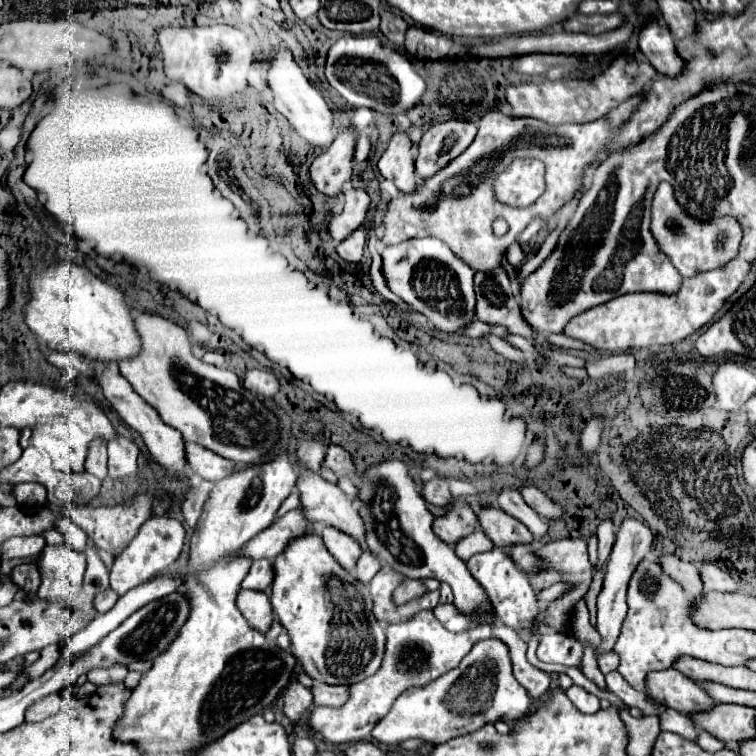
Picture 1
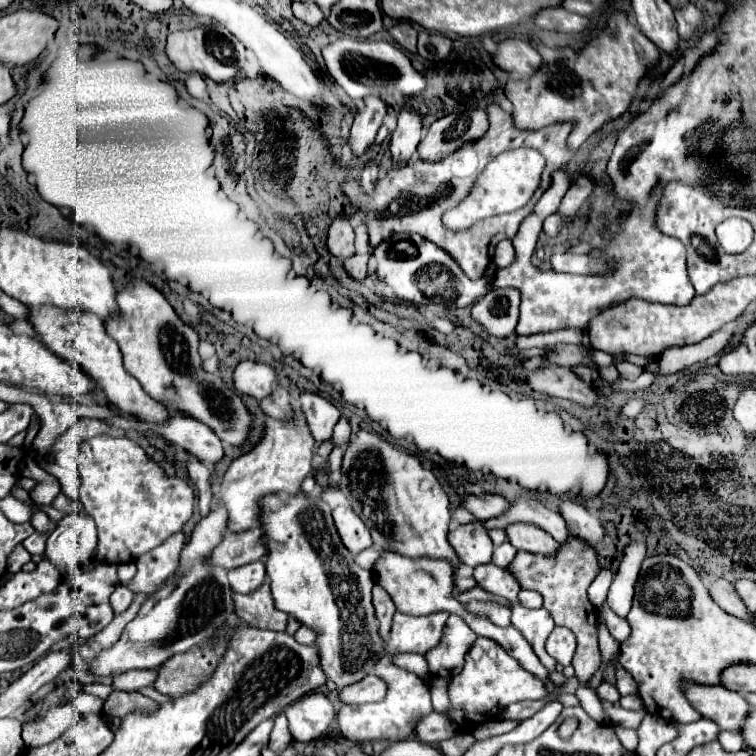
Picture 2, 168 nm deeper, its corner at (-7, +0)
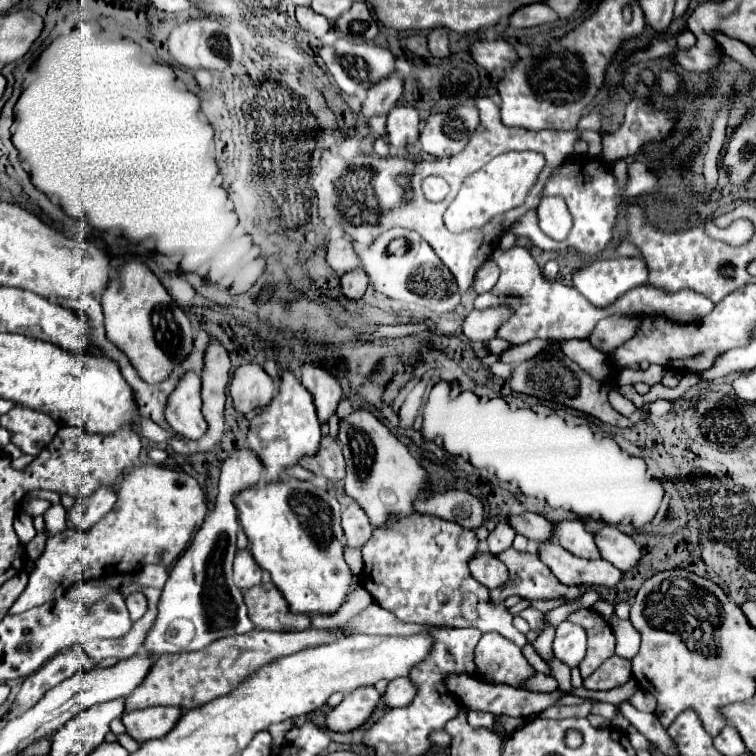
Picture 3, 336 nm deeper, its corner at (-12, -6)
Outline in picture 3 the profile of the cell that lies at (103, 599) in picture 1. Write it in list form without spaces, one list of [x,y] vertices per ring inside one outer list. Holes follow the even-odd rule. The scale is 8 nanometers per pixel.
[[[134,594],[132,598],[126,598],[126,606],[128,606],[130,614],[132,614],[132,620],[138,620],[138,618],[142,618],[146,614],[148,600],[146,600],[144,594]]]

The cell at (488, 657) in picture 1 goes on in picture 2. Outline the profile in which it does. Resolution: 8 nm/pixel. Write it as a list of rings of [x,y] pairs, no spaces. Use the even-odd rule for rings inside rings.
[[[477,638],[477,642],[465,656],[463,672],[449,680],[447,694],[449,694],[449,708],[443,714],[449,720],[453,720],[461,732],[471,732],[479,722],[499,714],[513,702],[545,698],[545,688],[543,682],[527,674],[519,666],[519,662],[515,662],[495,640]]]

